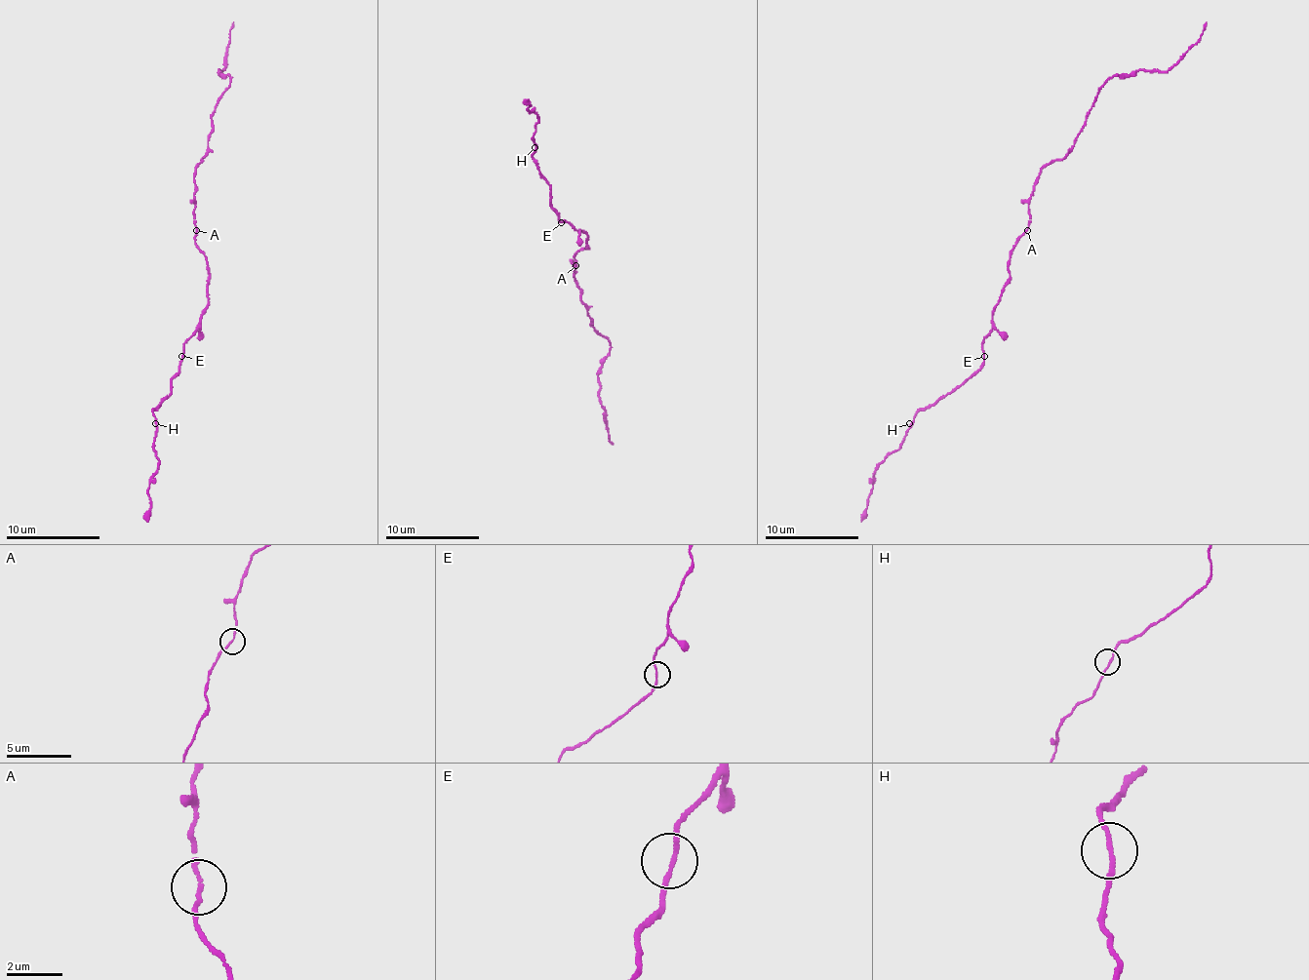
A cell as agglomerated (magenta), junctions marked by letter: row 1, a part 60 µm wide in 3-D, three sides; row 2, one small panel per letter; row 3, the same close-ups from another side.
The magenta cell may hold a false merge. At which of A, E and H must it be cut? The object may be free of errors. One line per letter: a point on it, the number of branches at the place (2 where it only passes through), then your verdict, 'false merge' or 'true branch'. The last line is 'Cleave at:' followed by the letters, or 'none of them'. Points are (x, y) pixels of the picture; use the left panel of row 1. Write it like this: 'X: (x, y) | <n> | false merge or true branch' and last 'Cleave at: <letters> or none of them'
A: (196, 230) | 2 | true branch
E: (181, 356) | 2 | true branch
H: (155, 423) | 2 | true branch
Cleave at: none of them

